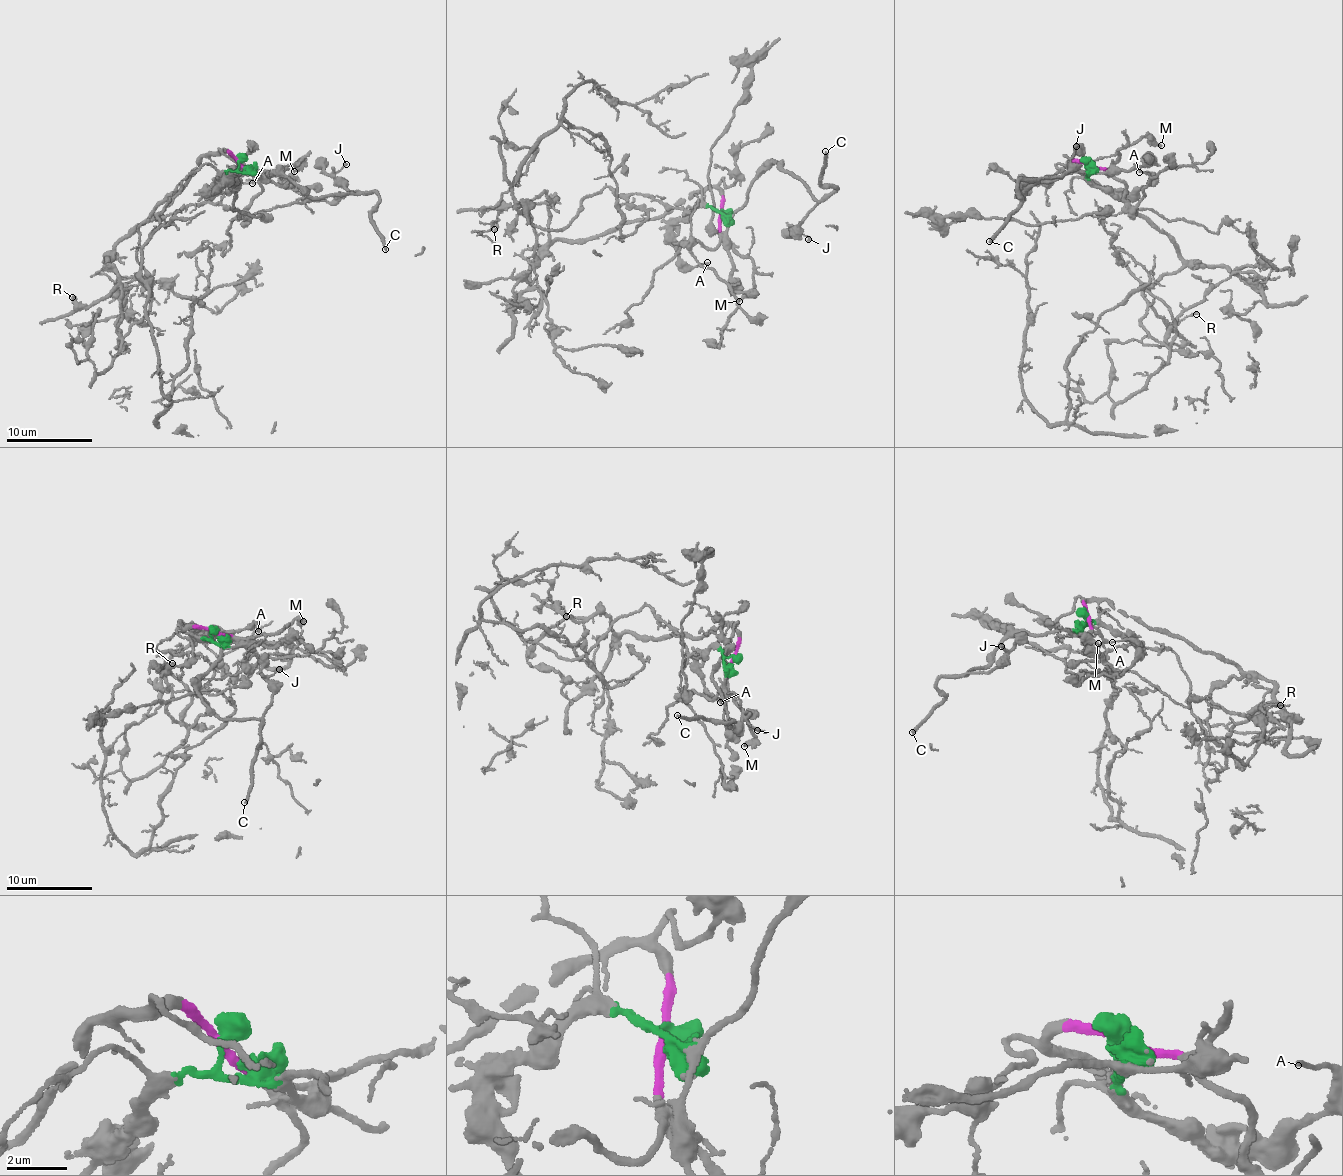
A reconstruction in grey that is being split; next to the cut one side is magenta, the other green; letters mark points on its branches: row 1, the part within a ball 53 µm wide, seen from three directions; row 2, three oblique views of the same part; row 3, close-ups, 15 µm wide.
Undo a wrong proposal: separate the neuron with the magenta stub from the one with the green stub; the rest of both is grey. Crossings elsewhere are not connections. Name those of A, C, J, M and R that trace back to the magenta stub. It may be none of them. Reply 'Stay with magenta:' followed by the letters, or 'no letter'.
Stay with magenta: M, R

